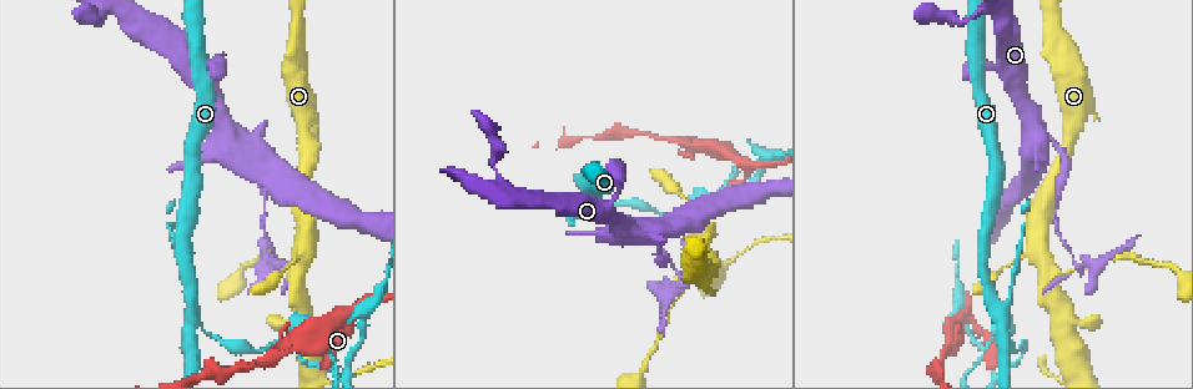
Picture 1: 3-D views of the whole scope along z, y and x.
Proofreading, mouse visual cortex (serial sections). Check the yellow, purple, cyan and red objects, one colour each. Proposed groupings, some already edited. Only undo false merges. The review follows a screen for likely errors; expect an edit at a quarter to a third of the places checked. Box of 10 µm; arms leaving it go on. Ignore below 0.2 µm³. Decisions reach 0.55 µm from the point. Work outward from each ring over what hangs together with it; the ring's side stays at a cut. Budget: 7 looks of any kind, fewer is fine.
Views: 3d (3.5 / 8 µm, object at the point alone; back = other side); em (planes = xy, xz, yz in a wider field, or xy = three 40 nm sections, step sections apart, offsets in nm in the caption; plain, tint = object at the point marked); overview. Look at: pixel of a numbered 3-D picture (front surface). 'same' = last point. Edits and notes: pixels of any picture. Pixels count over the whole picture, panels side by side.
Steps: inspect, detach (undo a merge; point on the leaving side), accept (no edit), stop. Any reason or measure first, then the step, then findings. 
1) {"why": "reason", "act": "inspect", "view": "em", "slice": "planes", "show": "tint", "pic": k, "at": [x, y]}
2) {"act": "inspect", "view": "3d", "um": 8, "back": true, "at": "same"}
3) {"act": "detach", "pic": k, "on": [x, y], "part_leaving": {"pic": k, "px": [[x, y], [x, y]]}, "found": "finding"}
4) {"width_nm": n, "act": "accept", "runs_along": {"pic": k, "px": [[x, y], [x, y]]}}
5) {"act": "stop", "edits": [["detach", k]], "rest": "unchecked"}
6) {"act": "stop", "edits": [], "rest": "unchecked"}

{"why": "thick turns thin", "act": "inspect", "view": "3d", "um": 3.5, "pic": 1, "at": [950, 346]}

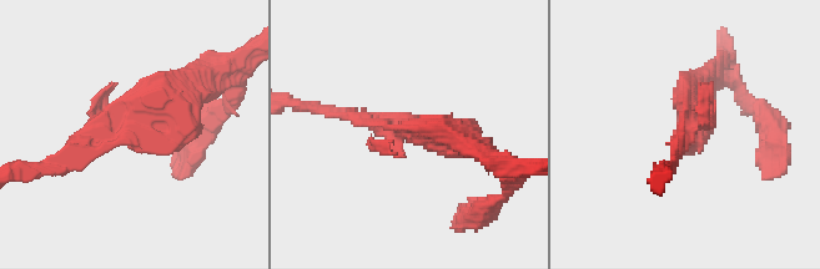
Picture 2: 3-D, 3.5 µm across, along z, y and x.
{"why": "need the tissue", "act": "inspect", "view": "em", "slice": "xy", "step": 3, "show": "tint", "pic": 2, "at": [685, 130]}

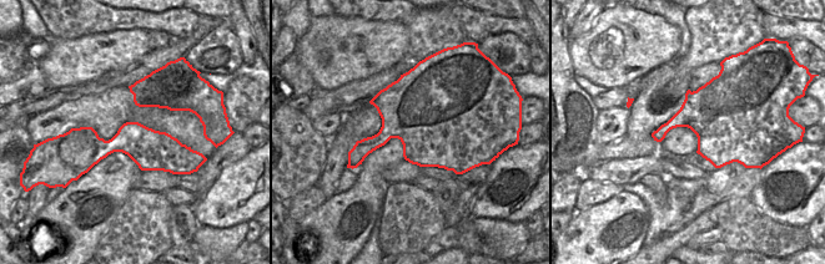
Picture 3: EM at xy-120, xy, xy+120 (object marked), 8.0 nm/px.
{"act": "accept", "runs_along": {"pic": 3, "px": [[68, 142], [191, 156]]}, "found": "all the same cell"}

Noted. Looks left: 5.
{"why": "narrows sharply", "act": "inspect", "view": "3d", "um": 8, "pic": 1, "at": [1001, 314]}

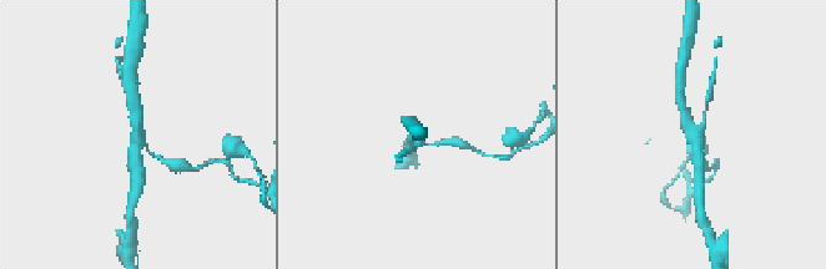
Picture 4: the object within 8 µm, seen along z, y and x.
{"act": "inspect", "view": "em", "slice": "planes", "show": "tint", "at": "same"}

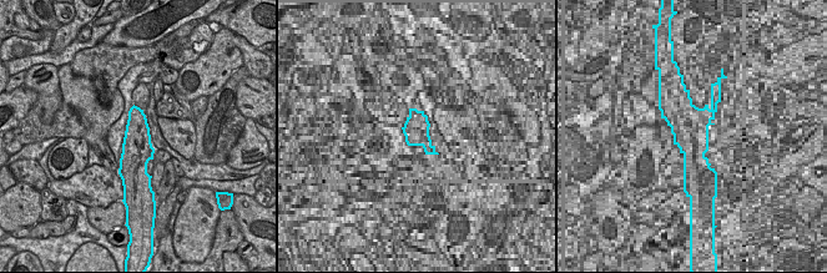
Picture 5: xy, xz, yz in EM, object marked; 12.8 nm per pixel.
{"act": "detach", "pic": 4, "on": [170, 162], "part_leaving": {"pic": 4, "px": [[144, 138], [151, 153], [179, 163]]}, "found": "a second cell is stuck on"}

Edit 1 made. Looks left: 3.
{"why": "three-way junction", "act": "inspect", "view": "3d", "um": 3.5, "pic": 1, "at": [1048, 279]}

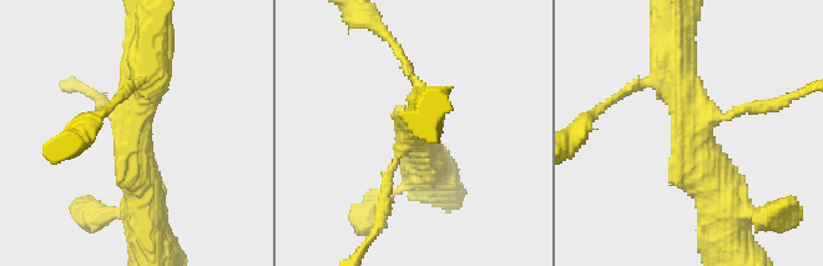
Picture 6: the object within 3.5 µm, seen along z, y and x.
{"arms": 3, "arm_widths_nm": [150, 450, 500], "act": "inspect", "view": "em", "slice": "xy", "step": 1, "show": "tint", "pic": 6, "at": [129, 131]}

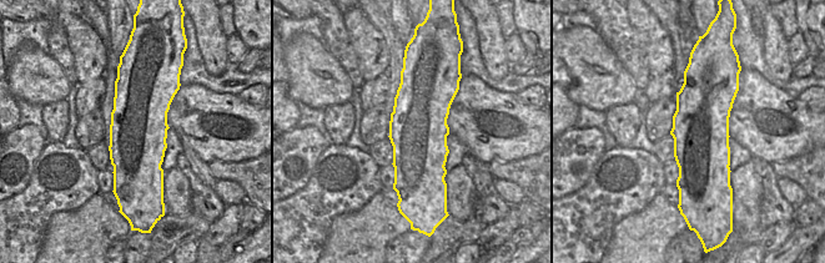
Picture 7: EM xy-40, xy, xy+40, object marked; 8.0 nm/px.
{"act": "accept", "runs_along": {"pic": 6, "px": [[676, 53], [698, 172], [723, 202]]}, "found": "all the same cell"}

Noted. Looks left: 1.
{"act": "stop", "edits": [["detach", 4]], "rest": "unchecked"}

